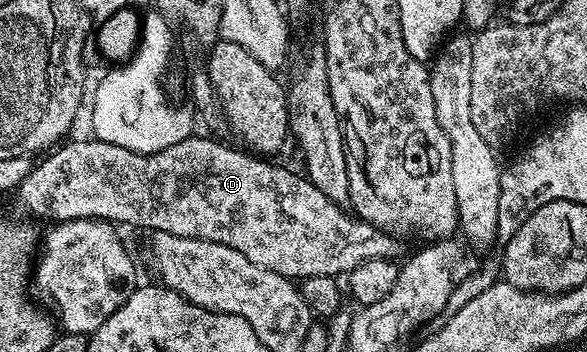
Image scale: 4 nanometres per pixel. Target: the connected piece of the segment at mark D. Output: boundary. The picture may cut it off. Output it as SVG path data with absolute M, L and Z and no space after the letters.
M199 135L182 139L182 143L174 143L174 147L166 147L157 153L126 151L126 147L114 147L114 143L95 139L72 140L65 140L40 159L45 161L37 160L31 175L20 184L18 196L33 213L33 218L53 217L51 220L59 223L79 217L95 217L120 227L128 224L136 229L197 237L234 247L234 251L242 251L250 263L291 279L310 276L339 278L366 263L366 259L399 258L402 243L399 236L372 226L343 205L336 205L322 195L307 176L299 173L299 177L280 165L270 165L266 162L269 160L261 159L243 148L231 149L220 141L211 141Z

